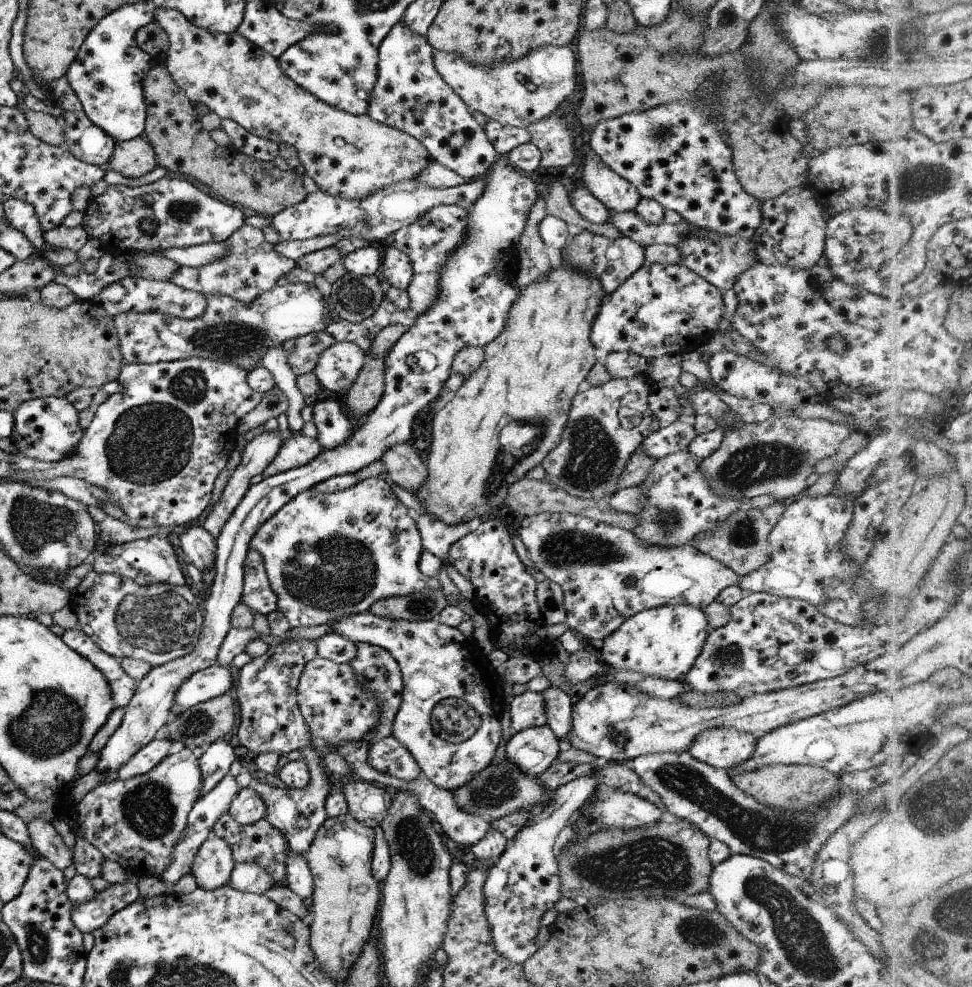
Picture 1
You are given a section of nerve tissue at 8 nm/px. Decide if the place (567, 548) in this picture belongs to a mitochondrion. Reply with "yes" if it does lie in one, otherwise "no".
yes

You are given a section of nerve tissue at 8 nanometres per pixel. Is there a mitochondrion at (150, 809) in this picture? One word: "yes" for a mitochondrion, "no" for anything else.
yes

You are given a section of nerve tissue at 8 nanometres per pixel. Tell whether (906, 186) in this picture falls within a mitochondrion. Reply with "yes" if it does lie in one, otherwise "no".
yes

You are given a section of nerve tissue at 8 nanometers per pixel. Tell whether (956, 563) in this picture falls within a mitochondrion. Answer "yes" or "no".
yes

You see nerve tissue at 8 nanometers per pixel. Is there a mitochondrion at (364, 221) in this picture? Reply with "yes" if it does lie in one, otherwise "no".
yes

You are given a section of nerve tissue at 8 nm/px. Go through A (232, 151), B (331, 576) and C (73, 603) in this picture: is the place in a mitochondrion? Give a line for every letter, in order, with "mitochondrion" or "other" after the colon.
A: other
B: mitochondrion
C: other

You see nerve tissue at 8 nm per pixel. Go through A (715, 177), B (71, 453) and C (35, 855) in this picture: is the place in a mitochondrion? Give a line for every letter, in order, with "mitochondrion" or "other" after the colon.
A: other
B: other
C: other

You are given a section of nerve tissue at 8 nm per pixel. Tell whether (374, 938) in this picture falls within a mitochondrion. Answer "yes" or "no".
no

